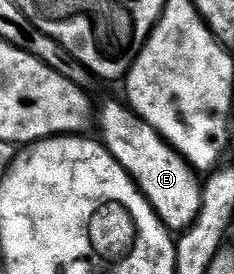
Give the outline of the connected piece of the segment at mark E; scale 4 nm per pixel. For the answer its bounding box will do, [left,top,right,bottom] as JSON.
[98,102,203,233]

